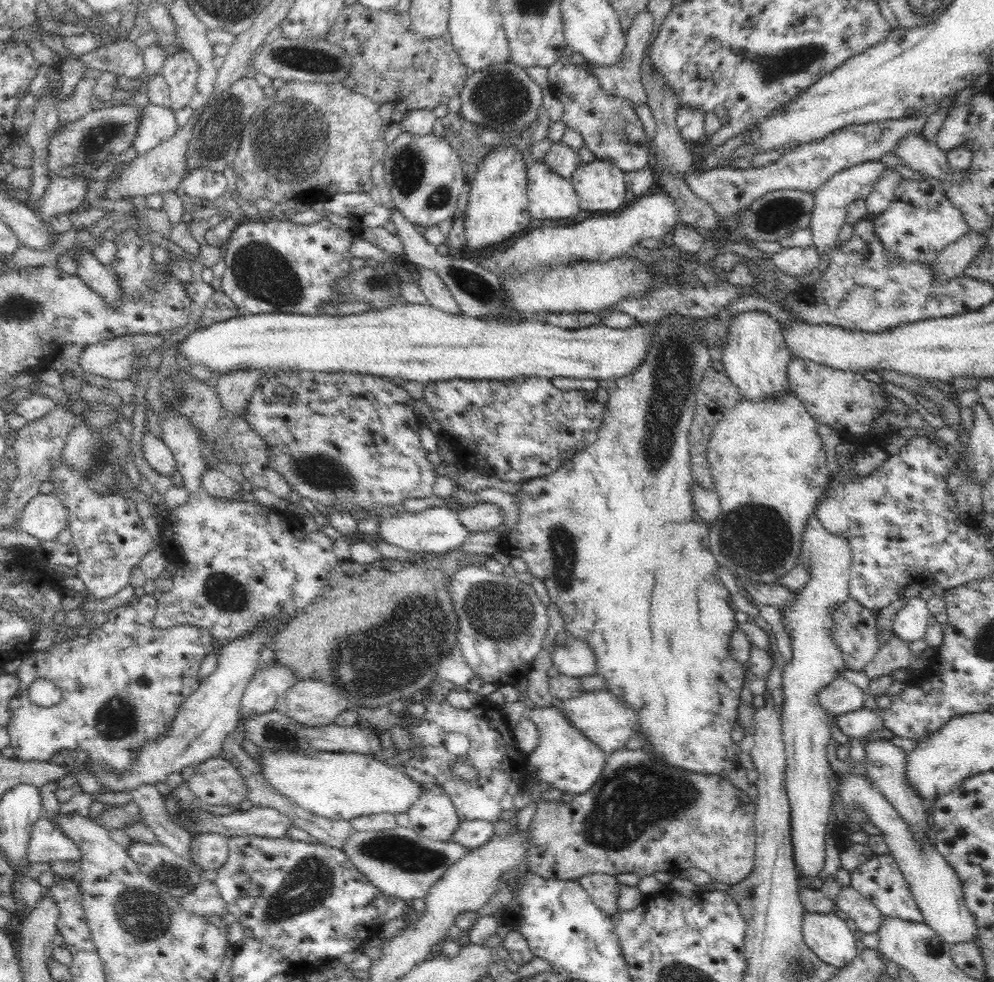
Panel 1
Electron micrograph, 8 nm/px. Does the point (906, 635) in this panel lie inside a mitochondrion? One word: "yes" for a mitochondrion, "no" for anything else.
no

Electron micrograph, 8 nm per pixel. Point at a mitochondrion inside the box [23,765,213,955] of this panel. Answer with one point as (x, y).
(141, 913)

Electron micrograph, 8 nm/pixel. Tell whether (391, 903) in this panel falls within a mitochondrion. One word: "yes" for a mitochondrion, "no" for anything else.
no

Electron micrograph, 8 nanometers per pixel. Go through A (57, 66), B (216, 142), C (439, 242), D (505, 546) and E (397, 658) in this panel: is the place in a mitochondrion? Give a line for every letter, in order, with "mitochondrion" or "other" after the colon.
A: other
B: mitochondrion
C: other
D: other
E: mitochondrion

